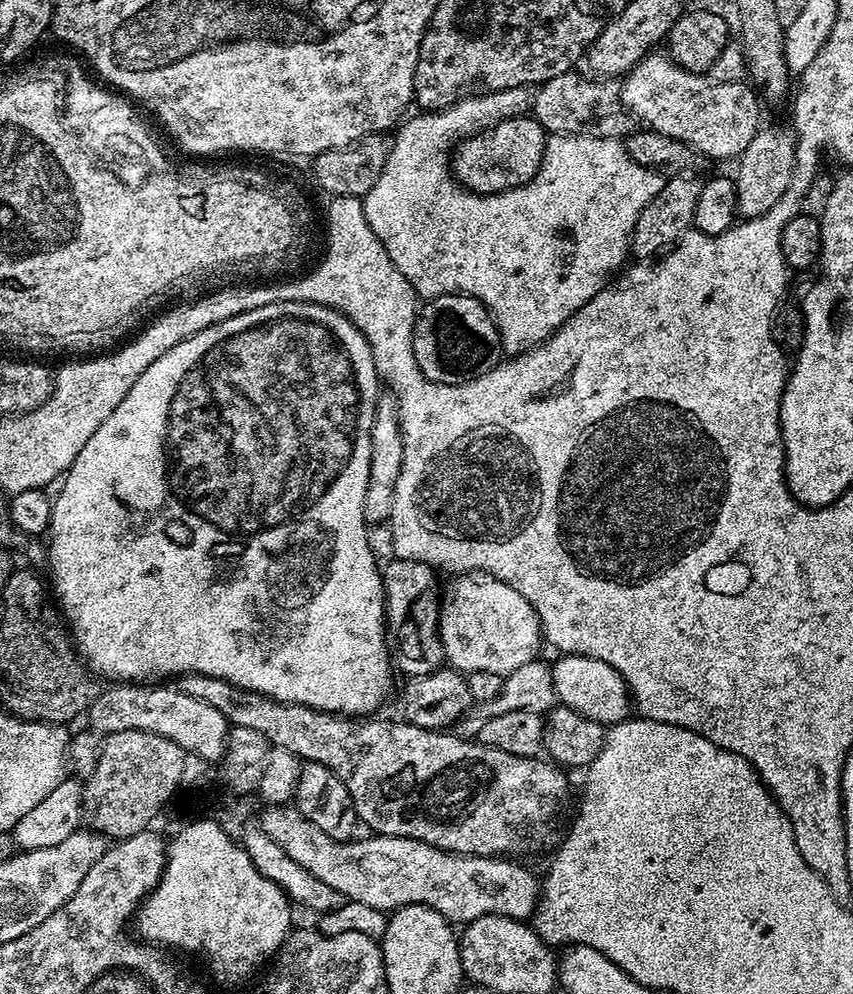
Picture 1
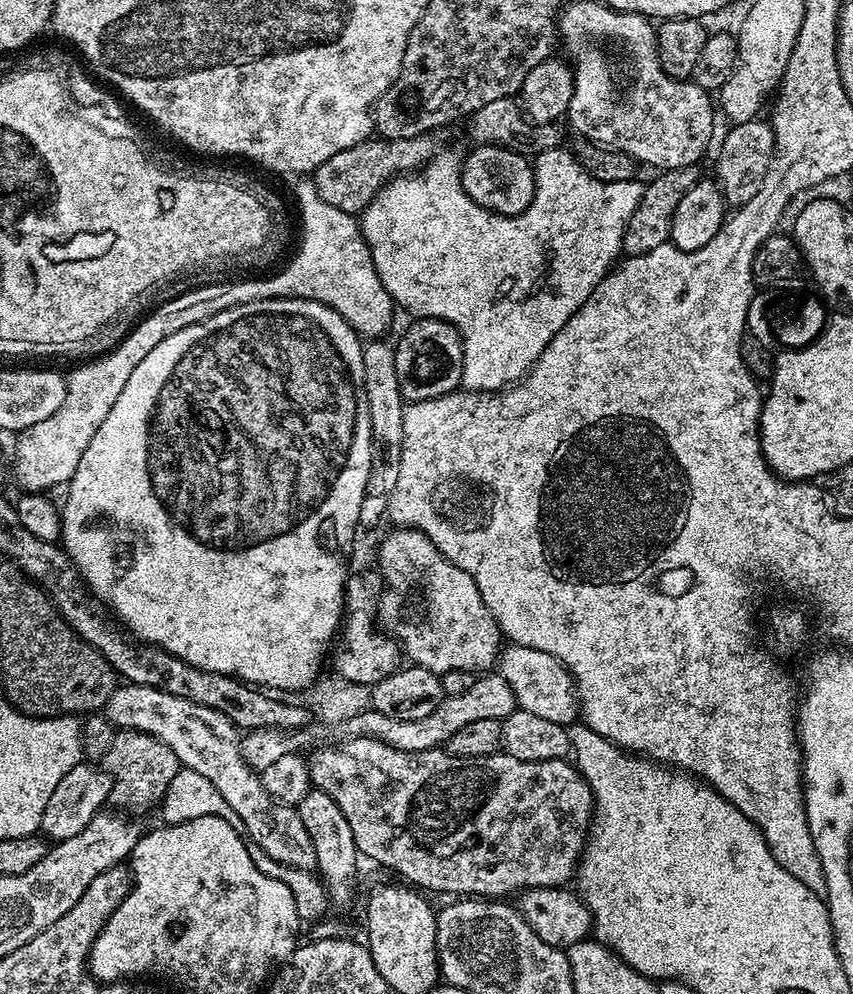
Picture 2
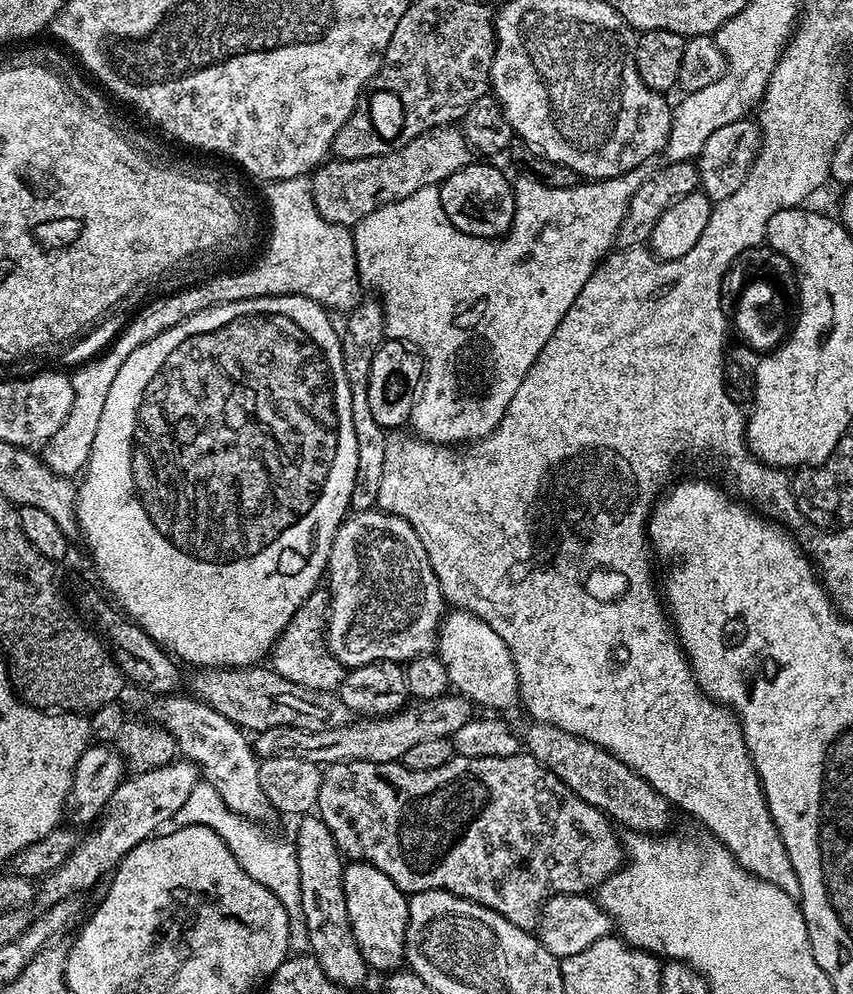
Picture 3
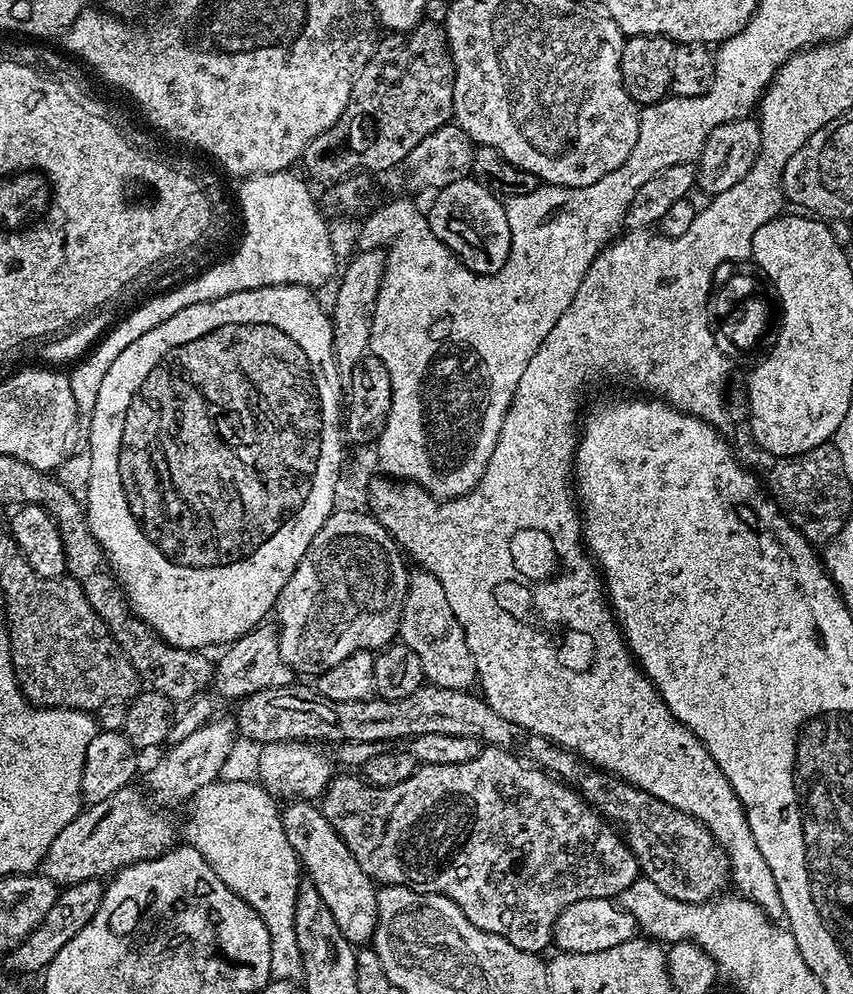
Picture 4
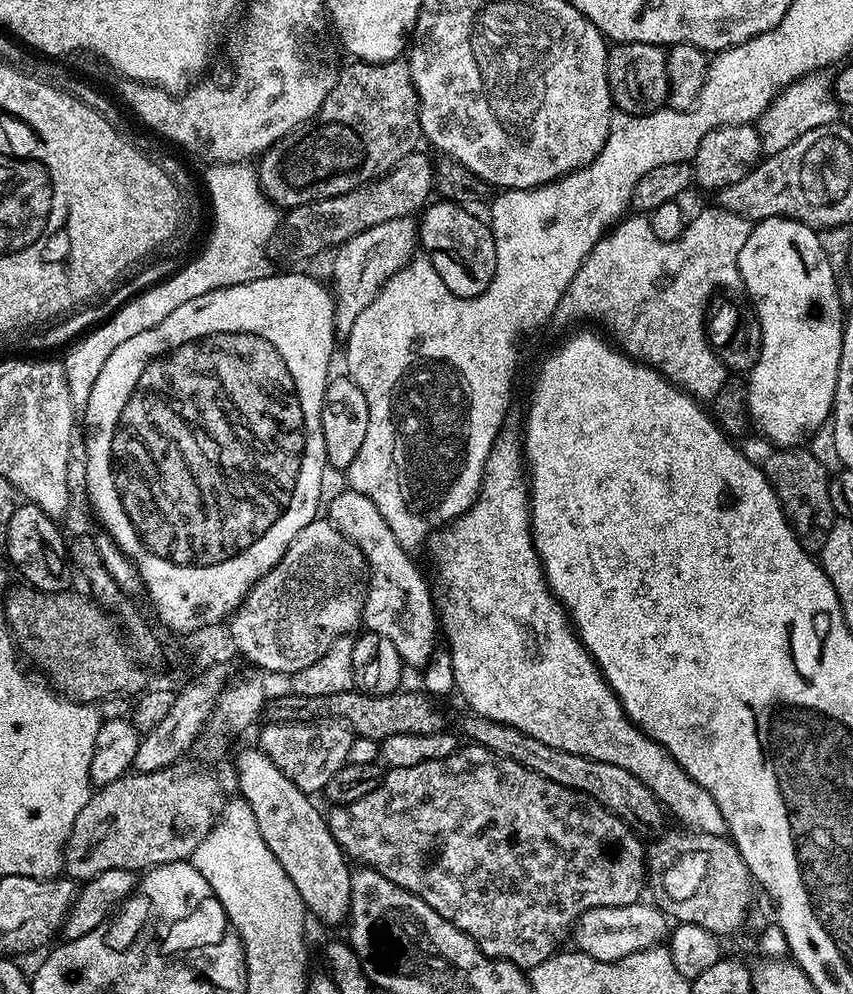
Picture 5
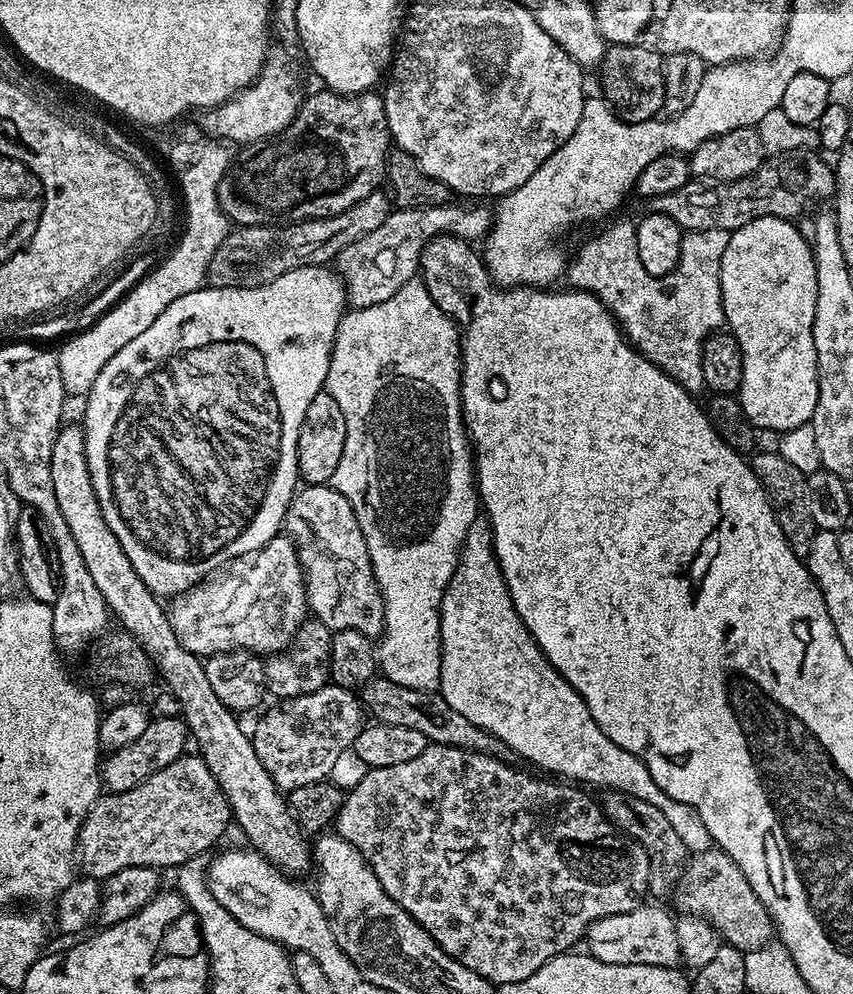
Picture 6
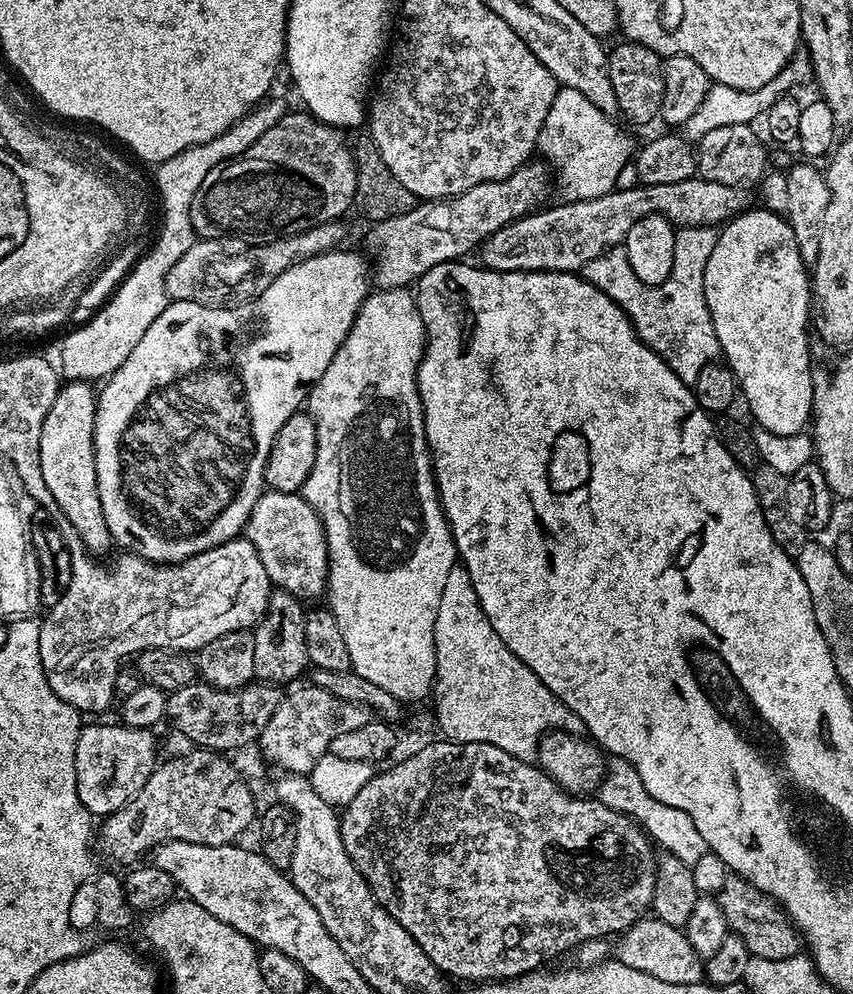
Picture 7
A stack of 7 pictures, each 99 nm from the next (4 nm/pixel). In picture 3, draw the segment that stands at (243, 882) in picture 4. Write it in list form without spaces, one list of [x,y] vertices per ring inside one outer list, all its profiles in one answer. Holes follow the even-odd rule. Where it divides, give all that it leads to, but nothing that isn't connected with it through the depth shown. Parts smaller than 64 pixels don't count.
[[[199,782],[190,792],[189,798],[178,810],[175,823],[180,826],[203,826],[214,830],[226,842],[230,854],[238,858],[242,870],[254,878],[254,882],[262,882],[266,890],[270,890],[282,902],[282,906],[288,915],[288,946],[293,953],[304,954],[309,951],[308,935],[306,934],[306,914],[302,914],[302,882],[298,878],[298,858],[296,857],[295,843],[279,840],[276,836],[271,836],[264,829],[263,823],[255,820],[248,820],[242,814],[226,806],[207,782]]]

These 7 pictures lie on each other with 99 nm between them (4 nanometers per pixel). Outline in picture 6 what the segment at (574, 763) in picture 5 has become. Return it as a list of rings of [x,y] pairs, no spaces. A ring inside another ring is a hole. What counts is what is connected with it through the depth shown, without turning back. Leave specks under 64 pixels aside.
[[[375,676],[360,689],[360,700],[375,721],[419,730],[431,743],[470,749],[472,752],[485,752],[501,758],[509,755],[510,749],[497,736],[482,730],[481,727],[474,726],[468,718],[459,714],[458,710],[454,710],[439,691],[410,689],[386,677]],[[608,790],[603,793],[602,807],[604,815],[615,828],[625,832],[634,842],[642,846],[648,855],[648,892],[656,896],[671,897],[680,883],[680,876],[684,873],[684,866],[690,855],[686,842],[674,830],[674,825],[648,800],[634,798],[625,792]]]

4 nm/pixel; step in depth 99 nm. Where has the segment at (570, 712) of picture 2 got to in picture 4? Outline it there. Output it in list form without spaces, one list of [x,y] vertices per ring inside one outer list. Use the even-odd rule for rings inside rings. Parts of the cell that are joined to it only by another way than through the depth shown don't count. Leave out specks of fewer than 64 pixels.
[[[423,570],[409,575],[408,590],[401,607],[399,637],[422,661],[425,679],[442,689],[471,689],[478,680],[476,663],[465,640],[465,630],[458,622],[442,584]]]

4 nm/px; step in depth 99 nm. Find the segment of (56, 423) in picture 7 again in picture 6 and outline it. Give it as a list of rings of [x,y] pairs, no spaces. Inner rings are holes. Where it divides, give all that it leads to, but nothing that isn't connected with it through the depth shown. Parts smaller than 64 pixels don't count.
[[[61,427],[56,436],[52,451],[52,485],[54,496],[58,498],[58,510],[62,510],[66,526],[70,526],[70,534],[82,554],[82,562],[86,562],[86,570],[90,570],[90,578],[94,578],[94,586],[98,586],[98,594],[102,594],[109,613],[120,619],[119,627],[130,633],[144,647],[146,654],[150,654],[159,679],[168,683],[165,684],[167,691],[179,702],[191,739],[194,744],[196,740],[200,747],[197,748],[198,755],[206,762],[210,774],[214,774],[232,808],[235,827],[237,824],[244,831],[255,851],[285,873],[300,874],[296,872],[304,872],[307,868],[309,871],[314,852],[297,814],[289,807],[285,793],[276,787],[266,766],[262,766],[251,735],[246,728],[244,732],[243,726],[236,721],[237,713],[214,694],[206,678],[205,661],[182,644],[165,605],[163,608],[156,593],[148,589],[142,578],[138,578],[138,570],[134,570],[130,558],[126,558],[122,542],[118,542],[114,530],[110,530],[106,523],[84,453],[83,427]]]

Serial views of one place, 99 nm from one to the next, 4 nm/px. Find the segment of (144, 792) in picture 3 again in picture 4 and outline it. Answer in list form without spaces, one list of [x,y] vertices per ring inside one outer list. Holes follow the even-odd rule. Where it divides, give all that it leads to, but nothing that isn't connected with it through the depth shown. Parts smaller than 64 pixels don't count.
[[[215,717],[194,731],[182,742],[172,744],[169,751],[147,772],[146,784],[151,799],[162,808],[187,803],[192,795],[219,779],[236,739],[238,729],[233,717]]]

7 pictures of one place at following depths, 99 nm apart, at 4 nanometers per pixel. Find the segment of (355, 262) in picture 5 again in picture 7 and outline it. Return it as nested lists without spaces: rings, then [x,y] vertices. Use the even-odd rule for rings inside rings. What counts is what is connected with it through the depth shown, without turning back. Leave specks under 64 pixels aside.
[[[529,162],[505,180],[486,182],[466,190],[460,196],[447,200],[426,200],[416,203],[406,214],[398,214],[394,218],[375,221],[368,232],[368,252],[371,267],[374,269],[374,284],[377,289],[408,288],[423,278],[431,268],[439,268],[449,262],[456,262],[459,256],[468,251],[479,249],[484,239],[494,234],[502,226],[520,220],[537,210],[545,207],[544,199],[548,196],[548,187],[553,187],[554,176],[544,164]]]

